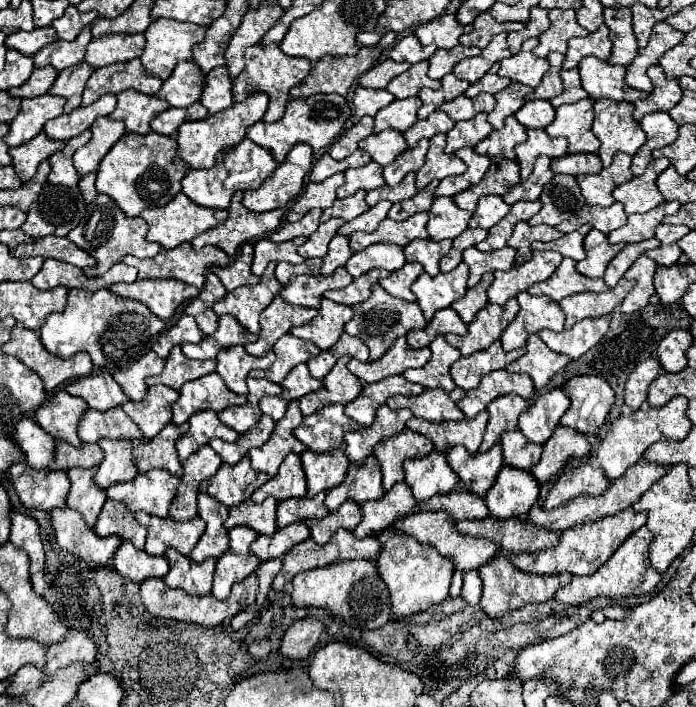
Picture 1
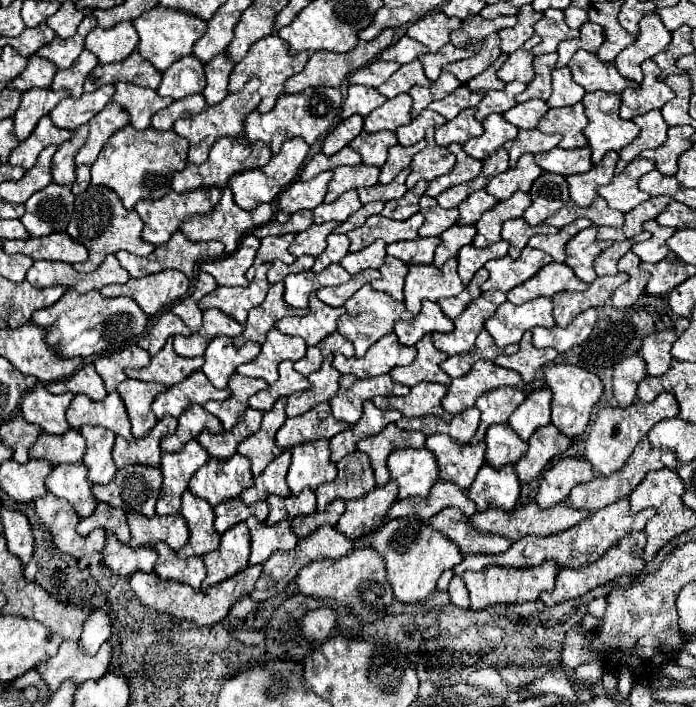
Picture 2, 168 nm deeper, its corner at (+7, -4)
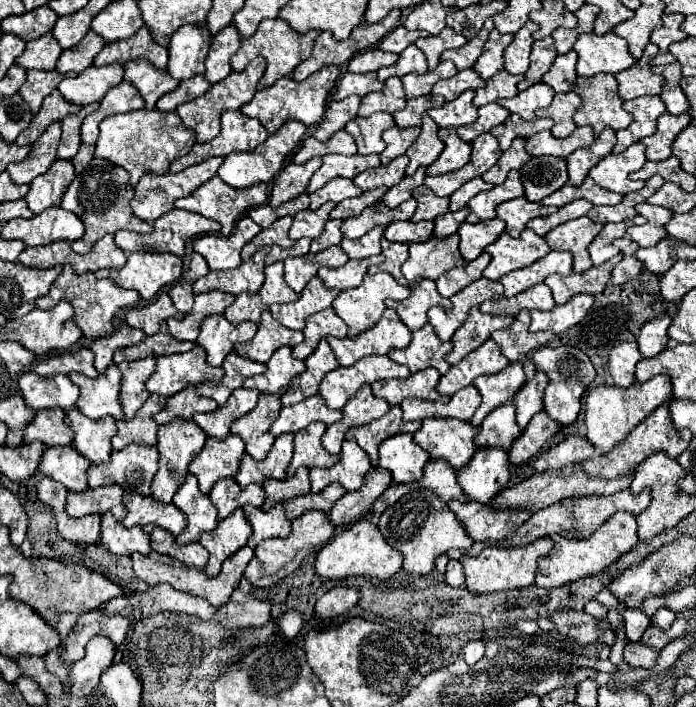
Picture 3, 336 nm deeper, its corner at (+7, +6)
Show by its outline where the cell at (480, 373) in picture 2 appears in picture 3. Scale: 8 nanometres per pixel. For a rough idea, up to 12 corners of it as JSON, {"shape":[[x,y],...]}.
{"shape":[[493,340],[441,376],[437,392],[453,396],[477,376],[505,370],[509,360]]}

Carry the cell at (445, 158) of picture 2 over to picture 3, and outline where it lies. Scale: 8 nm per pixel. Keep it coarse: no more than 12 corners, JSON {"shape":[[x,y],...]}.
{"shape":[[425,114],[421,134],[409,146],[411,176],[443,152],[439,126]]}

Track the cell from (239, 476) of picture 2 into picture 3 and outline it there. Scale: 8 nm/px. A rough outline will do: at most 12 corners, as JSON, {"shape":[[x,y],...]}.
{"shape":[[207,438],[189,472],[209,494],[239,472],[245,442]]}

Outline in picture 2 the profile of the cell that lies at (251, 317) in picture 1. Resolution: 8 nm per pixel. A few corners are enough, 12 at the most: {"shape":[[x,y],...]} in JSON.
{"shape":[[269,262],[247,286],[217,286],[199,308],[219,308],[245,324],[269,290]]}

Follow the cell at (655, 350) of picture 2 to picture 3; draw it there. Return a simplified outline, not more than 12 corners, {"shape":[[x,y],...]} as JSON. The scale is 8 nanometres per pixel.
{"shape":[[655,318],[641,328],[637,344],[645,358],[667,348],[671,318]]}

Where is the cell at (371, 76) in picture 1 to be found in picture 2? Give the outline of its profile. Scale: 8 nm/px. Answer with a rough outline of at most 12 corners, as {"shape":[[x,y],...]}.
{"shape":[[373,60],[349,76],[349,84],[379,88],[399,68]]}

